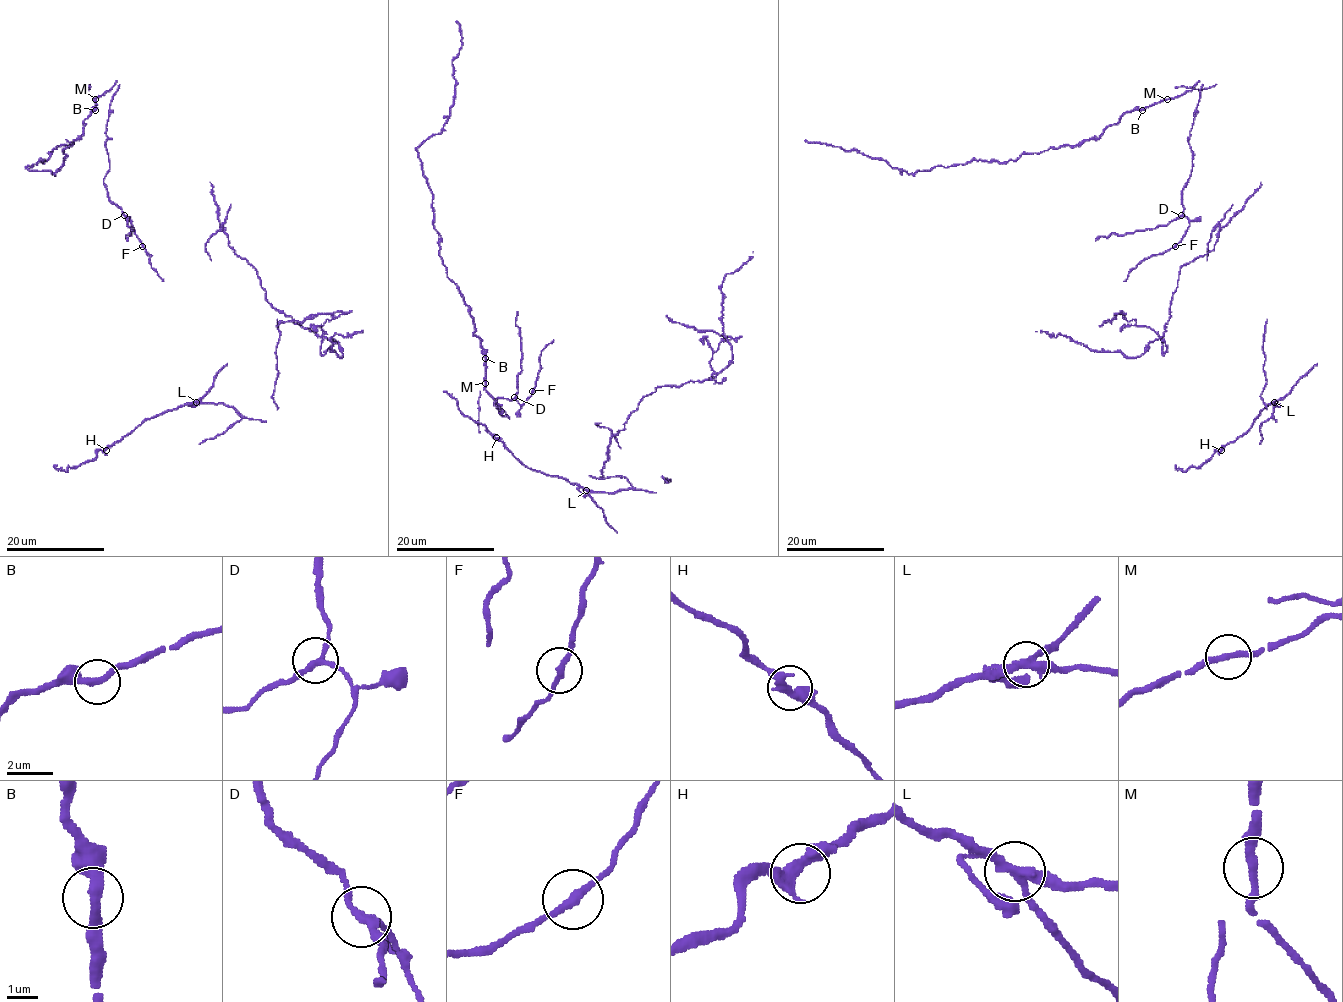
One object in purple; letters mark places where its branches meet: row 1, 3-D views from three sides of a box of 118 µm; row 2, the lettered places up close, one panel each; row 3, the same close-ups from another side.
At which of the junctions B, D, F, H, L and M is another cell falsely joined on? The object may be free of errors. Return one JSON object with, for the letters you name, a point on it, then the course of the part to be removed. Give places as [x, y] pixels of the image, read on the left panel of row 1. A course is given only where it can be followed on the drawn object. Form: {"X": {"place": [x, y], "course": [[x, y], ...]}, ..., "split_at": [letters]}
{"L": {"place": [196, 402]}, "split_at": ["L"]}

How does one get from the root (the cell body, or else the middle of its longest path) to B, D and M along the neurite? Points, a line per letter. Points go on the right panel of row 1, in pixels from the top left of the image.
B: (1176, 244), (1190, 225), (1182, 214), (1182, 188), (1192, 169), (1188, 139), (1201, 87), (1142, 110)
D: (1176, 244), (1190, 225), (1181, 215)
M: (1176, 244), (1190, 225), (1182, 214), (1182, 188), (1192, 169), (1188, 139), (1201, 87), (1197, 84), (1166, 99)

